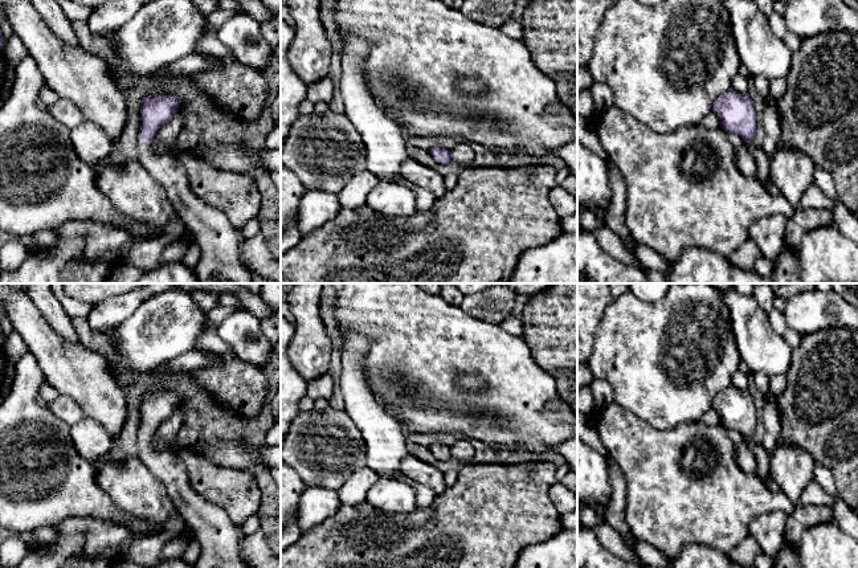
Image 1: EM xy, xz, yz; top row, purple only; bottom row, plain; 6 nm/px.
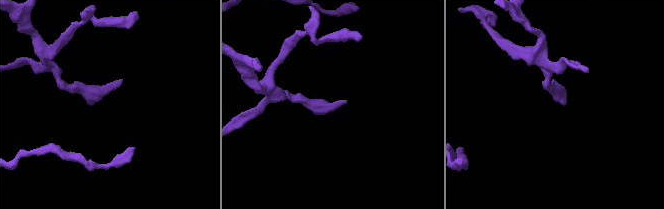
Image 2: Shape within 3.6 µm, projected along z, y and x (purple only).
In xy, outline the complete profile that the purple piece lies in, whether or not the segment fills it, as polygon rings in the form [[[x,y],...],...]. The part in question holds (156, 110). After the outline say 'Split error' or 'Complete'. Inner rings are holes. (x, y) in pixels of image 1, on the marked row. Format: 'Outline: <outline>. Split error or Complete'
Outline: [[[173,95],[142,97],[139,163],[163,185],[187,232],[201,249],[193,269],[199,283],[253,283],[249,270],[240,261],[238,229],[222,212],[193,193],[185,167],[172,151],[155,154],[148,144],[177,114],[179,105]]]. Split error

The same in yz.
Outline: [[[730,87],[716,98],[712,111],[719,117],[720,127],[728,134],[738,156],[738,169],[756,179],[757,164],[748,146],[756,132],[756,110],[751,95]]]. Split error

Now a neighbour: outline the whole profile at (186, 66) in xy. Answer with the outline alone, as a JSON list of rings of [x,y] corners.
[[[189,54],[172,64],[164,65],[156,69],[151,75],[154,78],[160,78],[162,75],[172,79],[177,75],[191,77],[195,73],[200,73],[209,69],[220,69],[221,58],[212,54]]]

